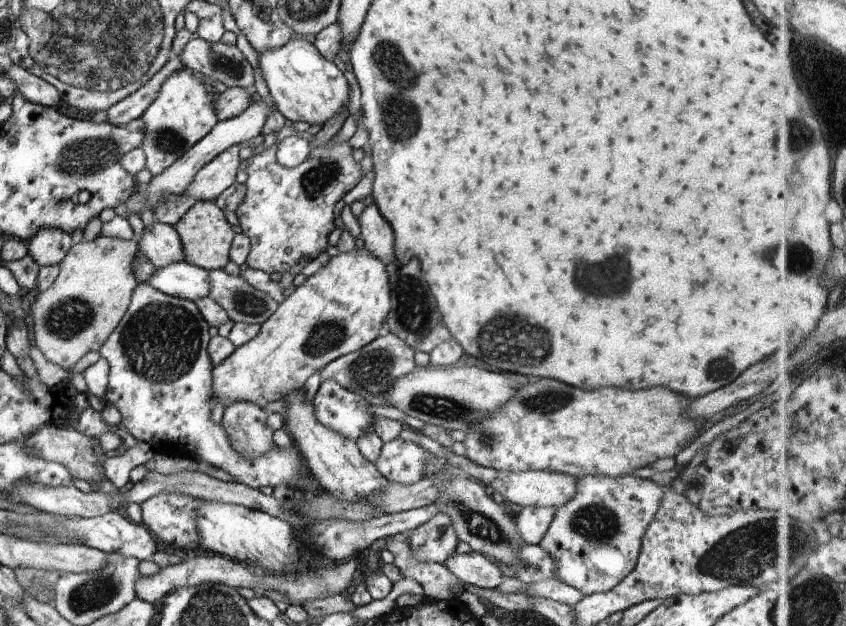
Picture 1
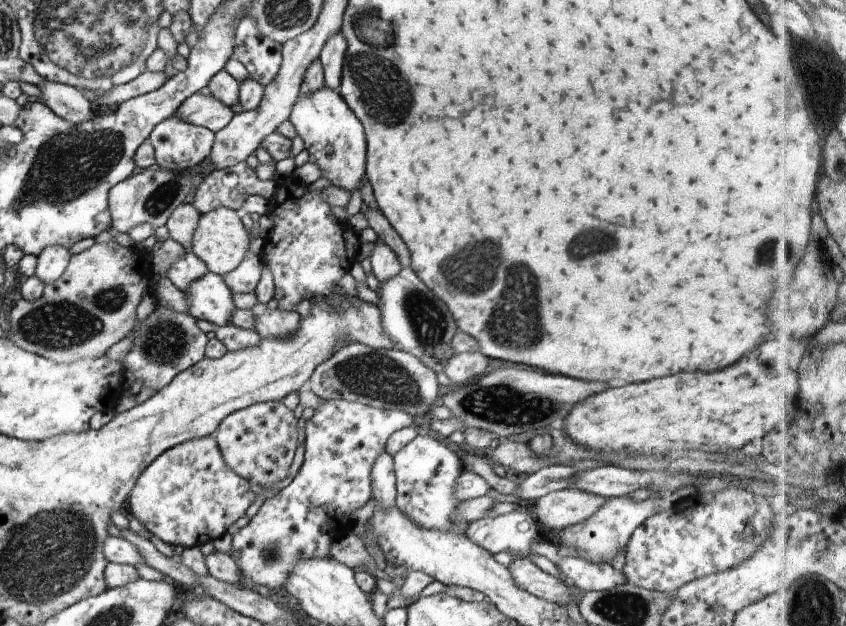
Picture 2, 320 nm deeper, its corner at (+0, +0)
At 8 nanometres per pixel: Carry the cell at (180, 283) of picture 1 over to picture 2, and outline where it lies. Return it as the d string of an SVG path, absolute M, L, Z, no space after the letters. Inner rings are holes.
M208 272L195 280L186 291L188 310L195 319L208 320L219 327L231 324L237 309L233 292L228 288L222 275Z

